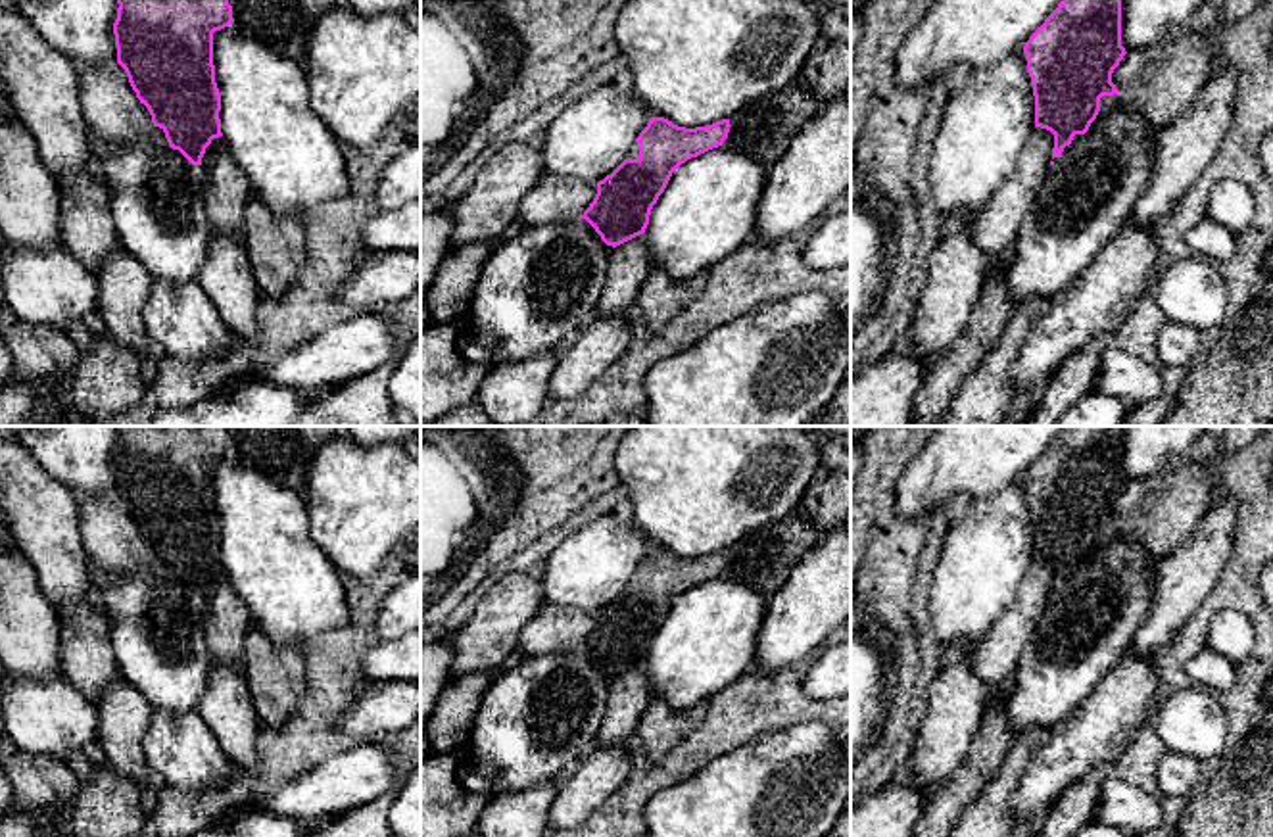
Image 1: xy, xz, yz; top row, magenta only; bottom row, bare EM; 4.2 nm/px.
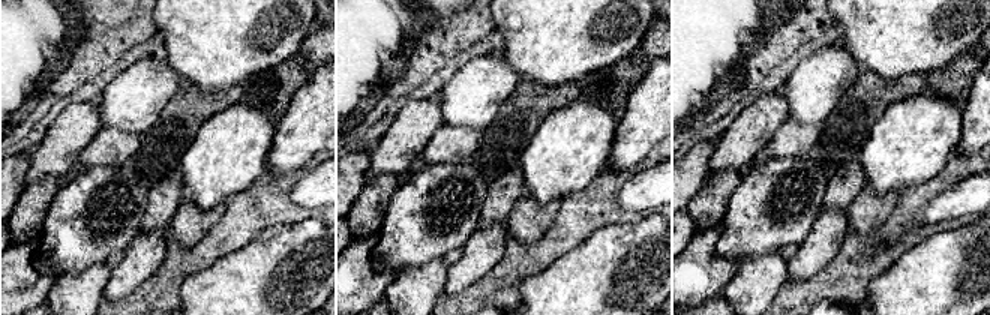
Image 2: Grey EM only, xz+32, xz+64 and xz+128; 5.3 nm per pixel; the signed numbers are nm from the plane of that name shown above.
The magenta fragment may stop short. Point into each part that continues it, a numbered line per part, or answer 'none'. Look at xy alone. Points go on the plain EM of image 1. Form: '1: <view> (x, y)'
1: xy (217, 574)

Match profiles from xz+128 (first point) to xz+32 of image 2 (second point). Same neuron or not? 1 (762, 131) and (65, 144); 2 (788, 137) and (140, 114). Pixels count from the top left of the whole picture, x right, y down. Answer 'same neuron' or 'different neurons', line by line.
1: same neuron
2: different neurons

